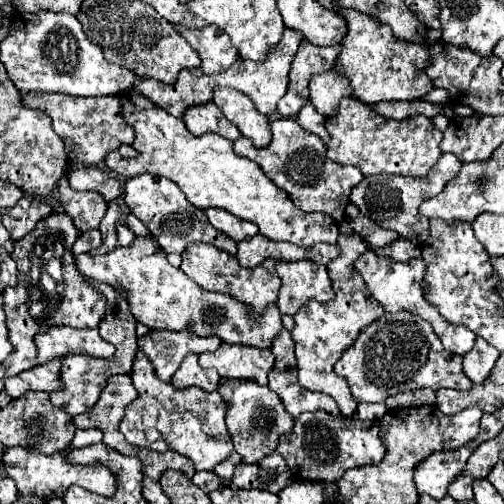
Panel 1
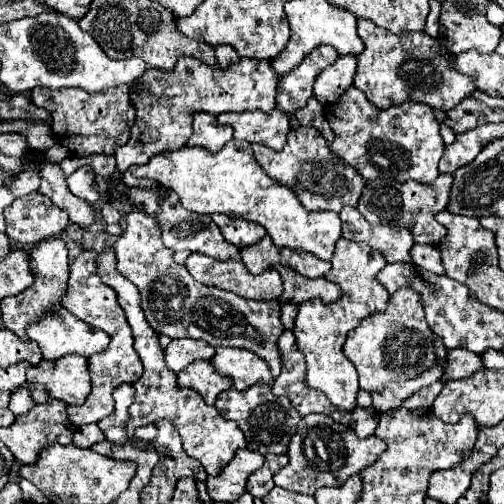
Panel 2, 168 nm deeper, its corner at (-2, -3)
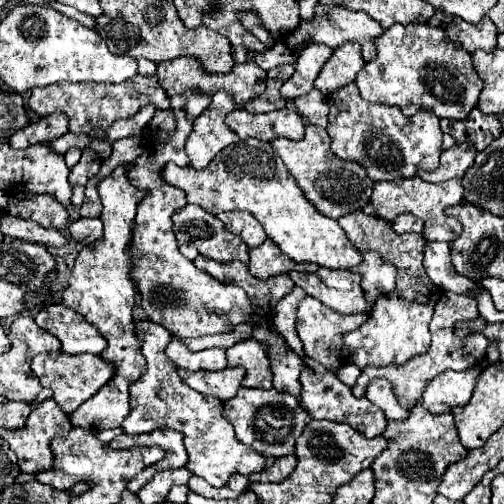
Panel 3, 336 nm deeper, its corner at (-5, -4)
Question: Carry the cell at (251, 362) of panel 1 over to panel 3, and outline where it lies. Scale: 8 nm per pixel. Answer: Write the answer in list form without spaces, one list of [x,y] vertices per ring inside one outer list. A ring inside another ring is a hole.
[[[249,338],[245,342],[235,344],[227,350],[229,366],[241,366],[247,370],[247,376],[243,378],[245,388],[273,388],[273,368],[269,360],[267,346],[263,346],[259,340]]]

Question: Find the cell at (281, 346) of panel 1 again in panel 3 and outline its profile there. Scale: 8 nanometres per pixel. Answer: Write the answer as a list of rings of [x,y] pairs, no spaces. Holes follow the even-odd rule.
[[[305,358],[303,362],[305,362],[305,368],[301,372],[301,384],[303,384],[301,404],[309,412],[311,418],[349,424],[351,428],[355,428],[367,438],[373,438],[385,430],[387,418],[383,416],[383,412],[379,412],[379,408],[375,408],[375,404],[371,404],[367,398],[355,398],[347,384],[343,384],[335,374],[331,374],[327,368],[317,364],[315,360]]]

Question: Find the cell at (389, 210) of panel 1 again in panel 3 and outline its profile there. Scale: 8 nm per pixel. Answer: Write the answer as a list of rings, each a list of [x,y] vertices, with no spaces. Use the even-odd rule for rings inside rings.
[[[419,176],[413,178],[397,178],[391,182],[375,182],[371,204],[375,206],[375,214],[383,220],[395,220],[395,216],[403,212],[411,212],[415,216],[421,216],[425,222],[425,238],[427,240],[441,240],[441,242],[453,242],[461,234],[461,224],[455,218],[445,216],[445,208],[455,206],[463,200],[463,186],[461,180],[447,180],[439,184],[431,184],[421,180]]]

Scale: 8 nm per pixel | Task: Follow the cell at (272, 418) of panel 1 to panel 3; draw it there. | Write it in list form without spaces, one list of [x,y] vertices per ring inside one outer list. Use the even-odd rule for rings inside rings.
[[[241,388],[235,398],[225,402],[225,416],[231,420],[237,438],[263,456],[281,458],[295,452],[295,440],[307,424],[307,412],[301,408],[295,396],[259,388]]]

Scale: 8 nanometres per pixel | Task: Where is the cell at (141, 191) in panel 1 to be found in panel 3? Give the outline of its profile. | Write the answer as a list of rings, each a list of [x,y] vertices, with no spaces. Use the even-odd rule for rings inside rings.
[[[187,204],[179,210],[173,216],[173,230],[179,244],[191,244],[203,256],[217,262],[241,260],[249,264],[249,248],[235,234],[229,234],[219,218],[199,206]]]

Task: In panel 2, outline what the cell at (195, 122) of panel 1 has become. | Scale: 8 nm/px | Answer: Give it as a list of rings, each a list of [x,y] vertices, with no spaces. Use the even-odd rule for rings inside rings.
[[[196,113],[194,115],[194,133],[188,139],[188,145],[200,145],[210,151],[220,151],[232,139],[232,127],[220,125],[214,115]]]

